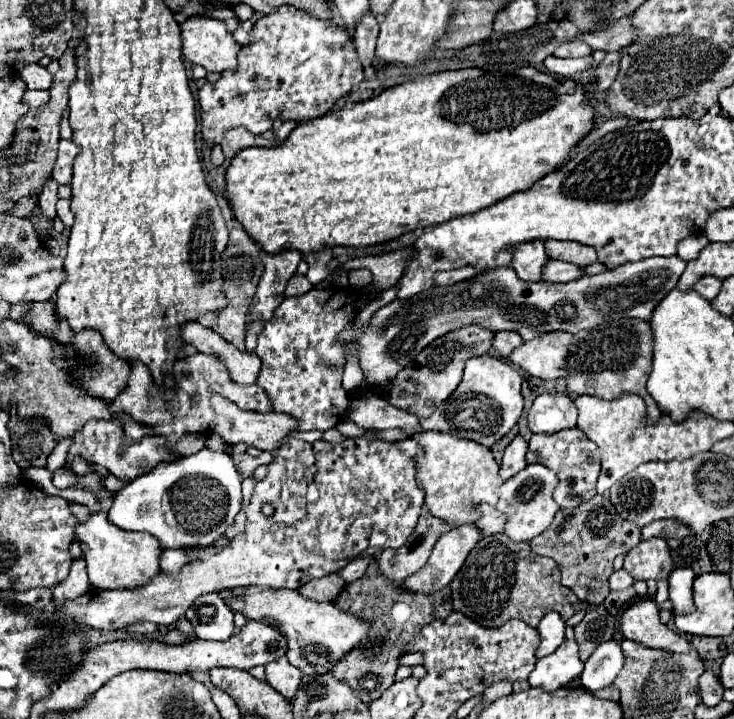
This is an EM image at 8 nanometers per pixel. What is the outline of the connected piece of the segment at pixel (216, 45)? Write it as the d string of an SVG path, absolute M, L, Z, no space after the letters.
M190 16L186 22L182 22L182 42L184 58L188 58L192 64L204 66L208 72L236 68L240 44L232 38L232 34L226 30L226 24L220 20Z

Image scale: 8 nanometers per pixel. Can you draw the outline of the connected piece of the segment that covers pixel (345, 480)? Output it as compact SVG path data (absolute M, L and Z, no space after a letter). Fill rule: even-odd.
M288 438L274 454L274 460L268 464L268 474L262 482L256 484L254 494L252 494L252 502L246 506L246 530L244 534L238 534L236 538L230 540L228 546L224 546L218 554L210 556L208 560L188 560L182 570L178 574L168 574L168 572L158 572L150 582L144 584L144 588L134 588L134 590L88 590L86 594L74 598L74 600L64 600L60 606L56 606L56 610L52 612L52 622L60 622L60 624L76 624L76 626L88 626L88 628L96 628L96 630L118 630L118 628L126 628L130 624L140 624L140 622L154 622L154 624L164 624L170 626L174 624L180 616L184 616L184 612L190 608L190 604L194 604L194 600L198 596L210 594L210 592L220 592L220 590L234 590L238 586L266 586L266 588L298 588L302 584L306 584L312 578L322 578L326 574L332 572L340 572L350 560L358 558L358 556L379 556L381 552L390 548L400 548L406 544L408 536L414 532L414 526L418 522L422 504L424 504L424 492L420 490L418 482L416 482L416 456L420 456L424 452L422 446L418 446L412 438L404 438L398 442L384 442L384 440L368 440L368 438L348 438L340 444L330 444L324 440L316 440L316 442L304 442L298 438ZM264 504L272 504L274 514L272 516L264 516L262 514L262 506Z

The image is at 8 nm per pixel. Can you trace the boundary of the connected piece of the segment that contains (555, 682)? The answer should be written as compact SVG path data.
M566 638L556 652L536 662L536 668L532 670L528 682L532 688L552 692L558 686L566 686L572 678L576 678L582 672L582 668L584 664L578 658L578 644Z

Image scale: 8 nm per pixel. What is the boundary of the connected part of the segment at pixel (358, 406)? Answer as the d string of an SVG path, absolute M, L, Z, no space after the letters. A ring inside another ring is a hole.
M368 392L364 396L358 396L356 400L350 402L348 408L348 418L352 422L356 422L362 428L370 428L370 430L402 430L408 436L422 432L420 422L416 416L412 416L410 412L404 412L400 408L394 408L386 398L382 398L380 394Z

